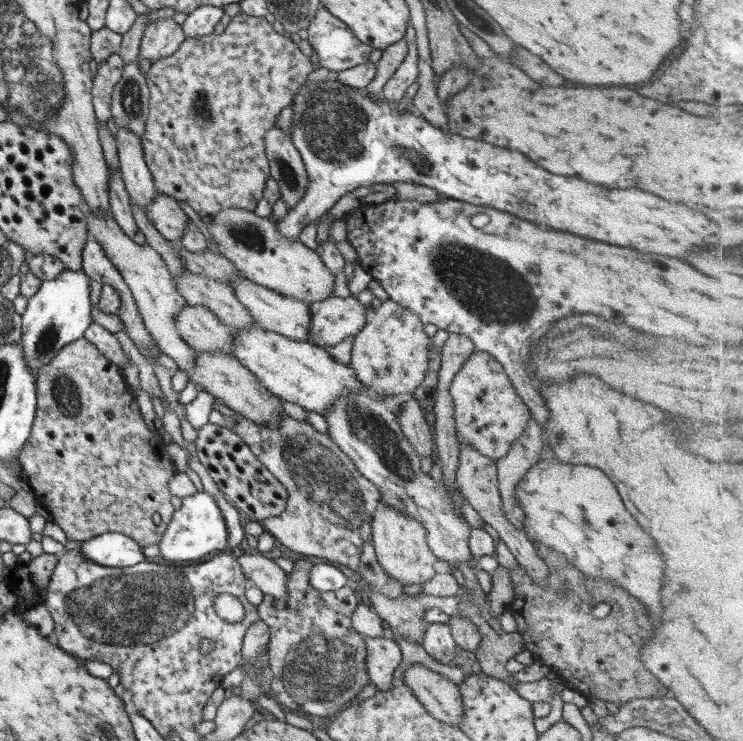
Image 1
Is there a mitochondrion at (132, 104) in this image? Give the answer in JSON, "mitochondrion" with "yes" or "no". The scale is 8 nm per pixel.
{"mitochondrion":"yes"}

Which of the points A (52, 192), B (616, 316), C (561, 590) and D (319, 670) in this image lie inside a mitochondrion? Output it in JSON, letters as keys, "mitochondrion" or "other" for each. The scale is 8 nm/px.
{"A":"other","B":"other","C":"mitochondrion","D":"mitochondrion"}

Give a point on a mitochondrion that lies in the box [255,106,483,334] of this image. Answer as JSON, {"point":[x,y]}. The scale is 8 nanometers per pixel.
{"point":[287,172]}

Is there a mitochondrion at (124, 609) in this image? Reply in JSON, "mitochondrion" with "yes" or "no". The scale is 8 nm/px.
{"mitochondrion":"yes"}

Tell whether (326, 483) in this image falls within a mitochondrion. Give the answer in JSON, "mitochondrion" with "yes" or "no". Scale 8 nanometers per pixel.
{"mitochondrion":"yes"}

